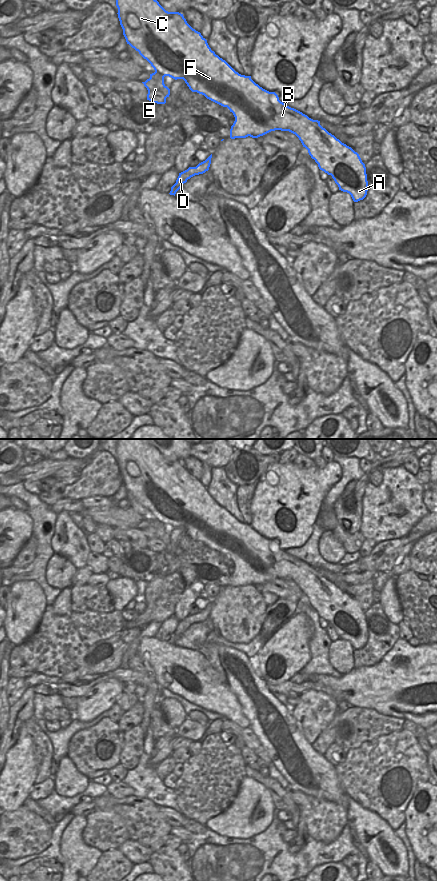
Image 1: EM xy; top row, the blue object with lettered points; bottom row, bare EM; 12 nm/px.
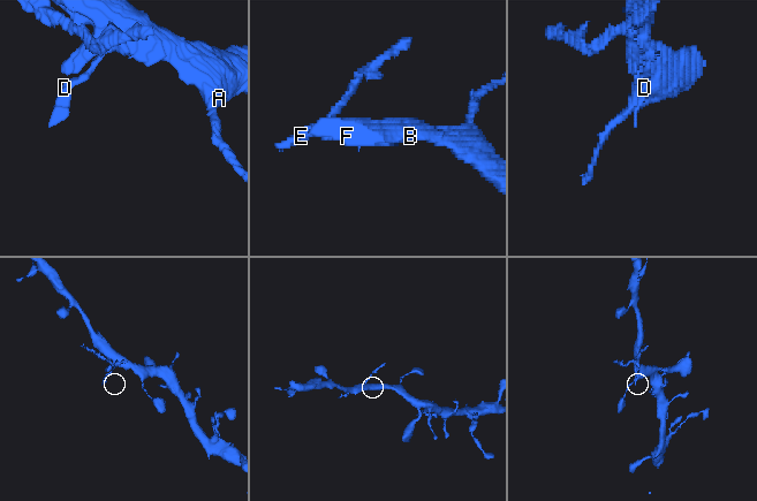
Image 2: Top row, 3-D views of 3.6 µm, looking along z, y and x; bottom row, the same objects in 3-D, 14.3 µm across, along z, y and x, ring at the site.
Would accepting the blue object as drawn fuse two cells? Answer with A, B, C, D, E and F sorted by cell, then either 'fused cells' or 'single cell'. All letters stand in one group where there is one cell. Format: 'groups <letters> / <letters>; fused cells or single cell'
groups A B C D F / E; fused cells

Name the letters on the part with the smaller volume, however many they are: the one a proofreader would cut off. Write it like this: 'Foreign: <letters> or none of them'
Foreign: E

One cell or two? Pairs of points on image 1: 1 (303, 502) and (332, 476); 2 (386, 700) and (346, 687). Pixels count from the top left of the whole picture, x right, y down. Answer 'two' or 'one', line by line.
1: one
2: one

